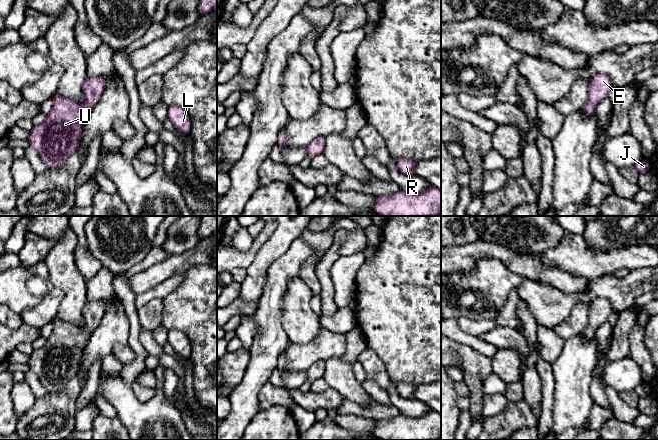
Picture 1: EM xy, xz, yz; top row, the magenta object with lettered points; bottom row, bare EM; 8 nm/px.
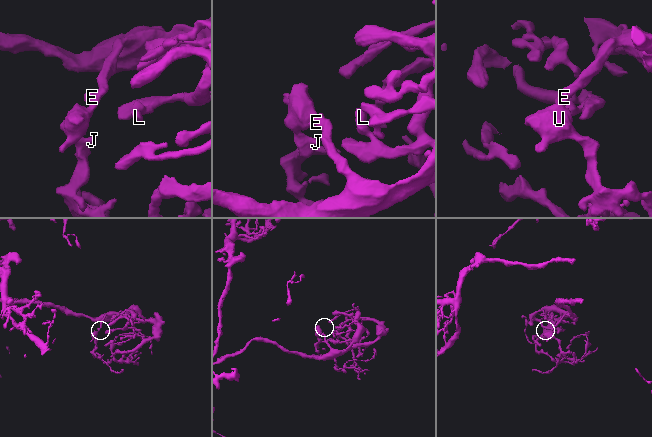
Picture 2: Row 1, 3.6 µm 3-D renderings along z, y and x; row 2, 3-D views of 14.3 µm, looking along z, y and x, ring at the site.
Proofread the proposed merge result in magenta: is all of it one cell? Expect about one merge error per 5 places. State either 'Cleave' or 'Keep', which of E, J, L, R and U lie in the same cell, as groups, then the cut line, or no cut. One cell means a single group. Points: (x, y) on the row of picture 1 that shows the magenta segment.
Keep. Groups: E J L R U. No split

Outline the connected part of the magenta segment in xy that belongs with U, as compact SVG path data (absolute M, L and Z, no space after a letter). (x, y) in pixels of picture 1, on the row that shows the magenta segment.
M87 76L83 84L84 102L76 102L57 93L46 121L31 129L30 147L48 169L59 168L69 156L77 153L83 126L101 98L106 82L103 76Z

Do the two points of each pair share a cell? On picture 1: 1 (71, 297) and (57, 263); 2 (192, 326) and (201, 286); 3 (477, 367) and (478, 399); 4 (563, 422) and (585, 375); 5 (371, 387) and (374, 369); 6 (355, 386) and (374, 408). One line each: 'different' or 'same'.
1: same
2: same
3: same
4: same
5: different
6: different

